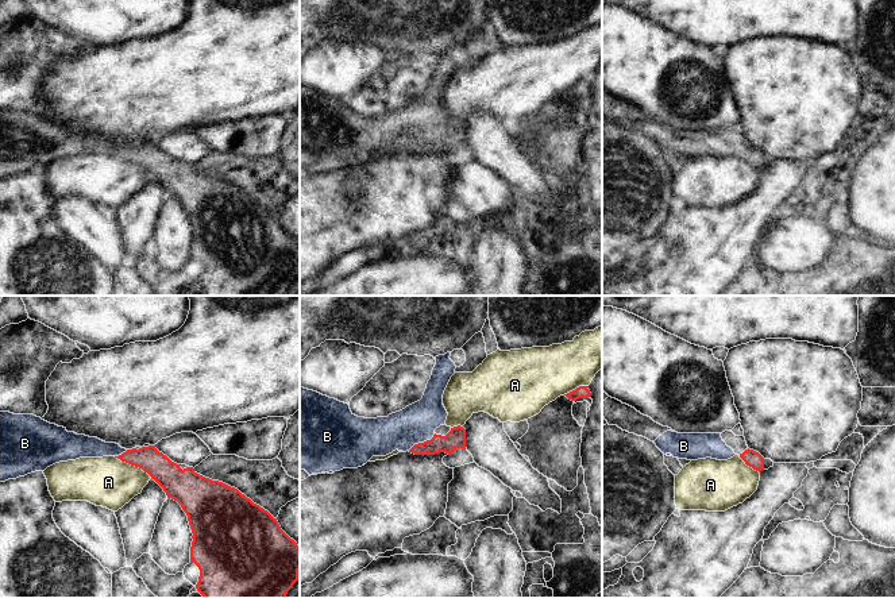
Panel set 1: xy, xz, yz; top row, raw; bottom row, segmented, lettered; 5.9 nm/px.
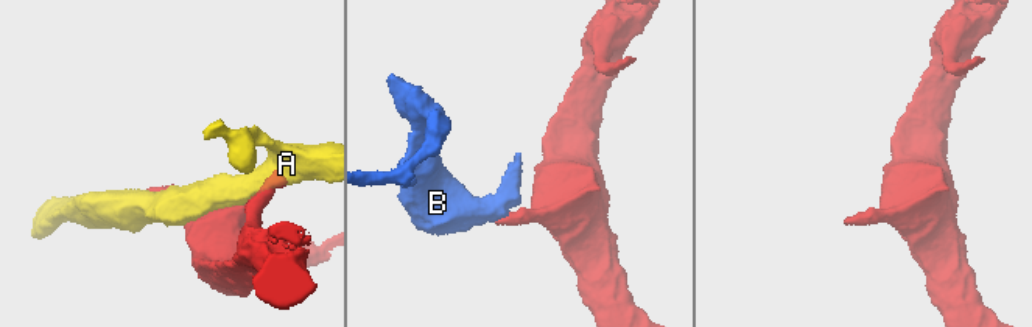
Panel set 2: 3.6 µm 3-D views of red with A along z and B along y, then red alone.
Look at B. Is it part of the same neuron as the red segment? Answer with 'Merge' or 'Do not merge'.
Merge

